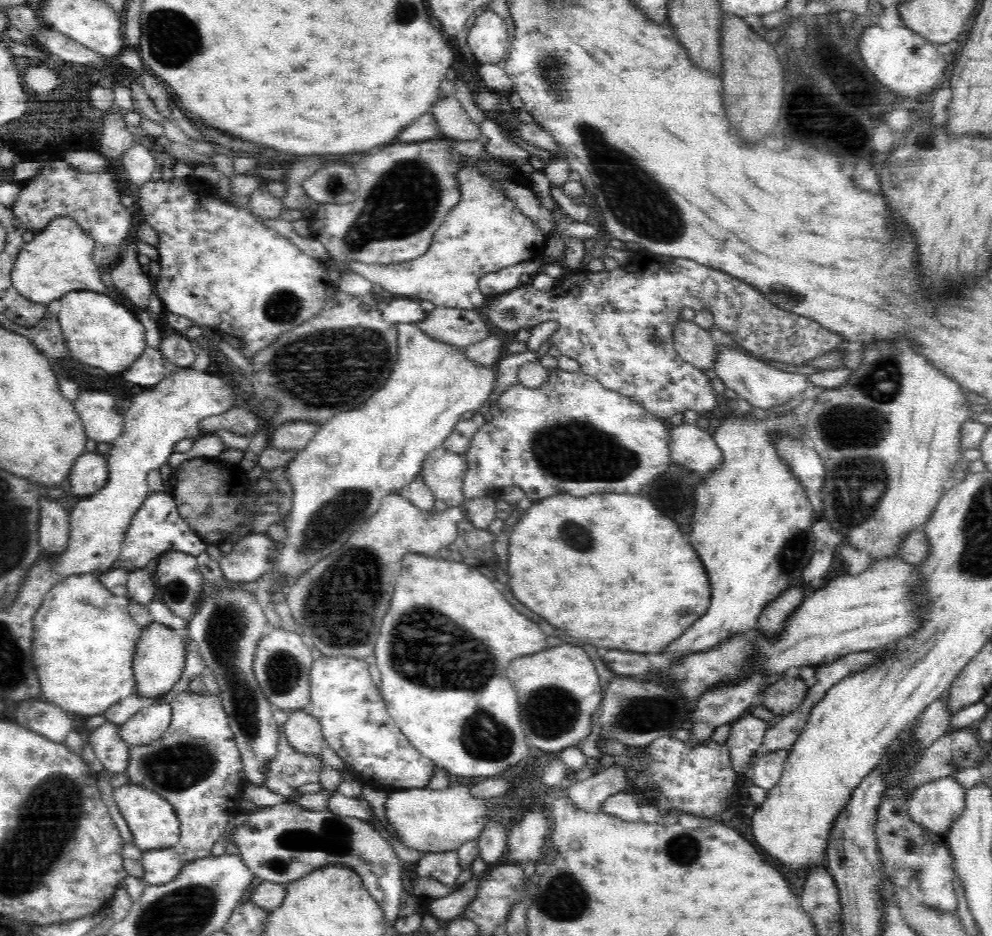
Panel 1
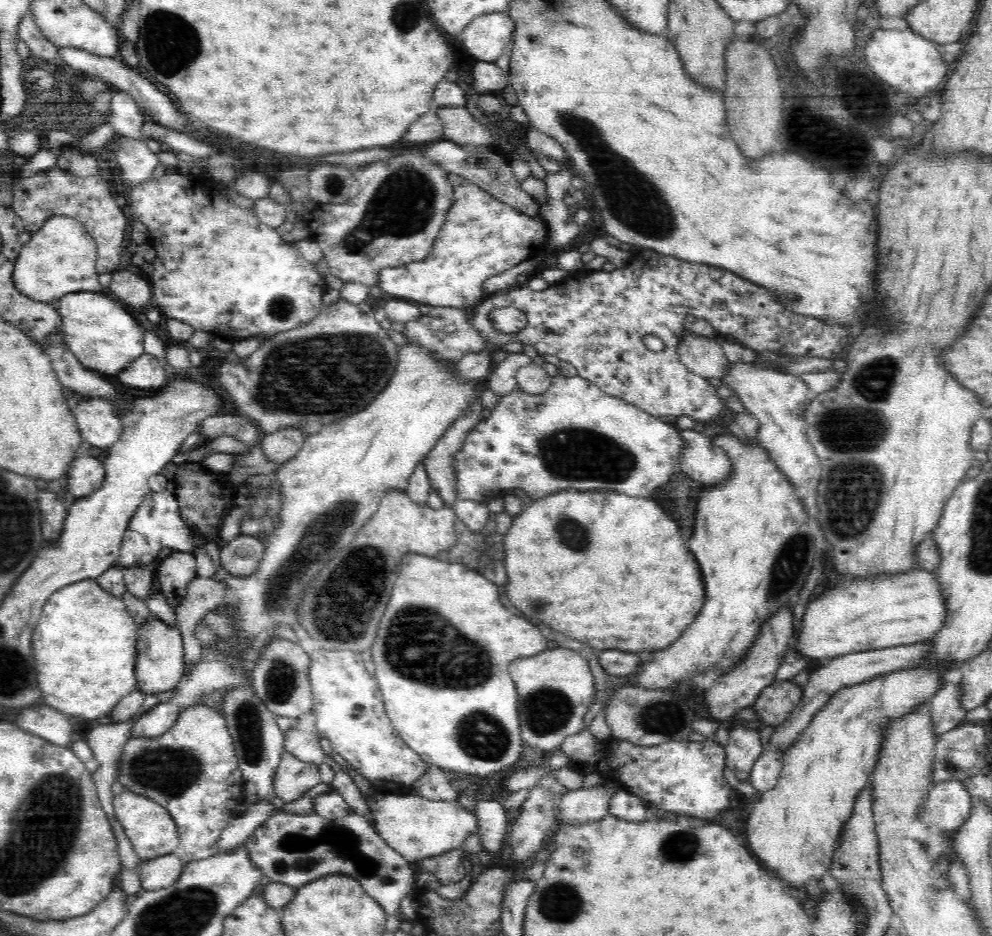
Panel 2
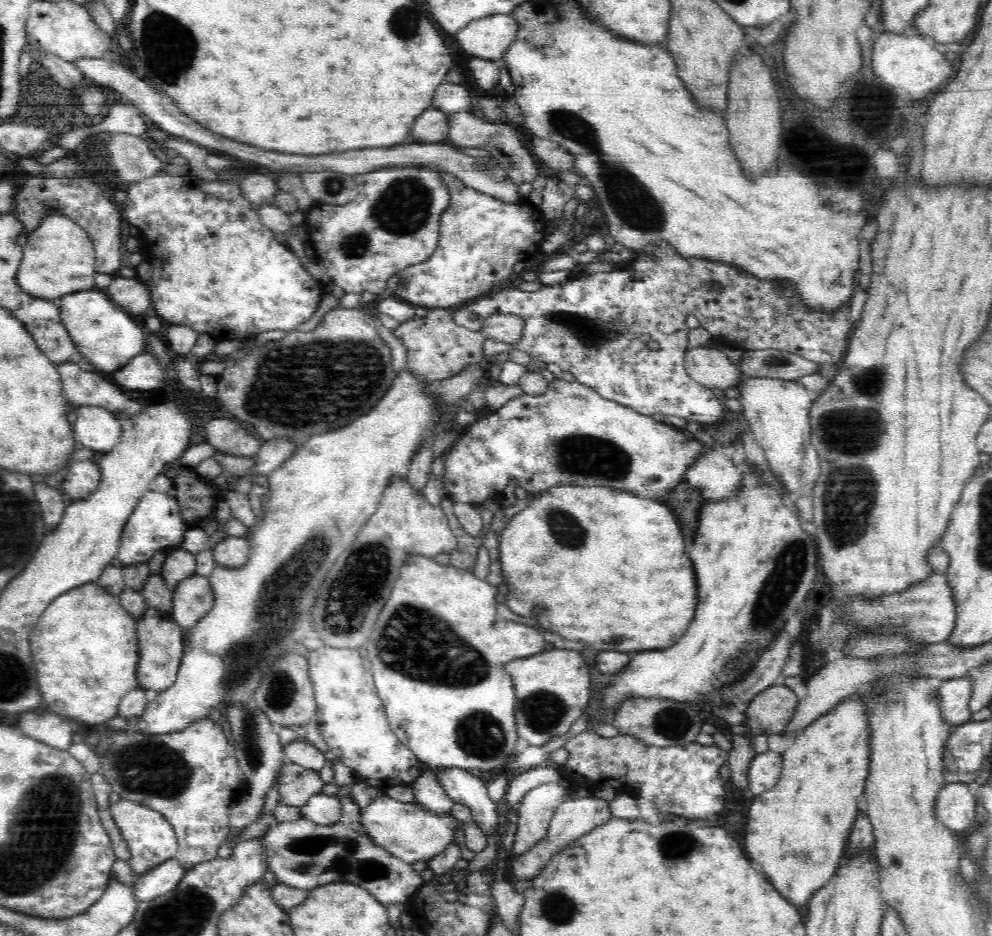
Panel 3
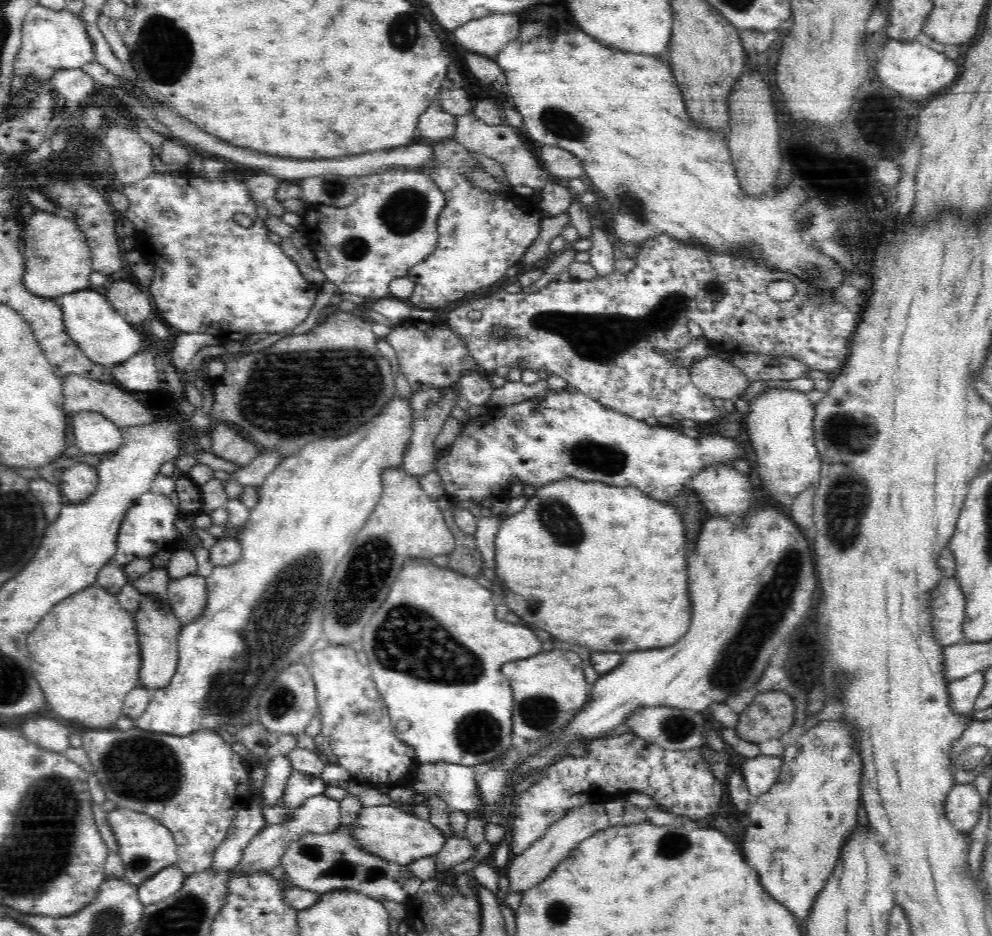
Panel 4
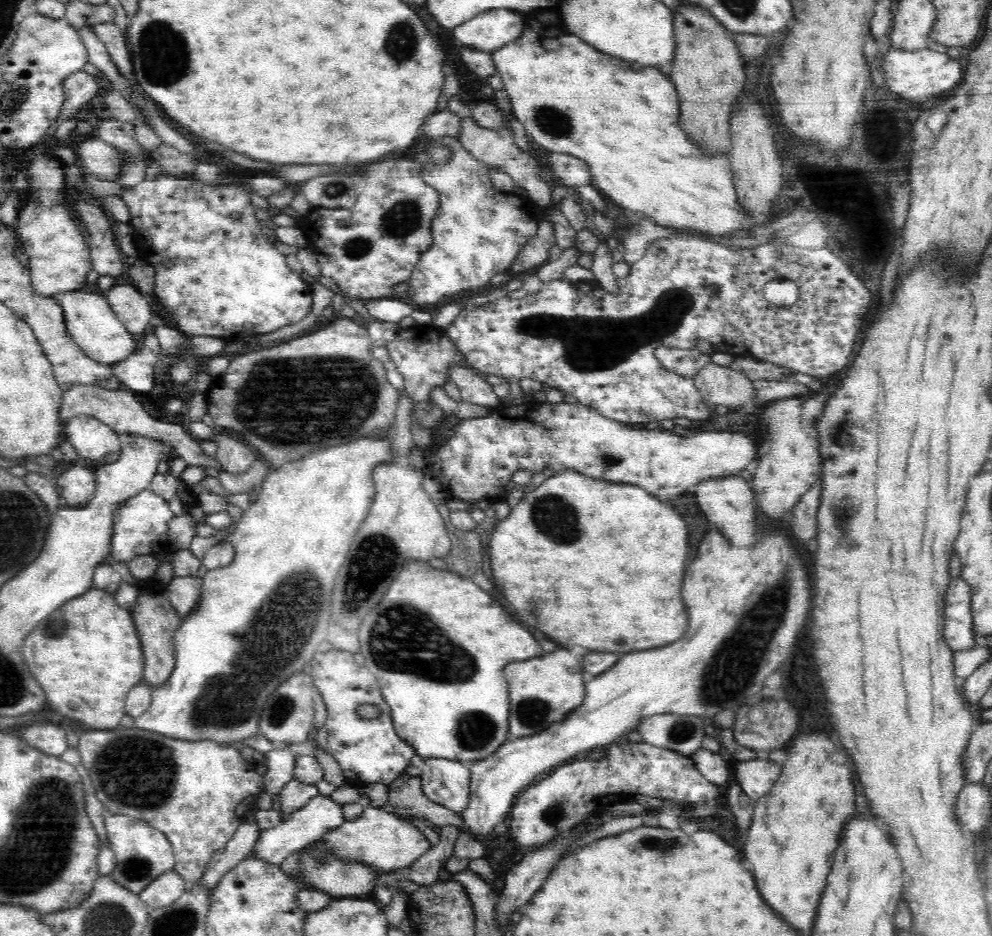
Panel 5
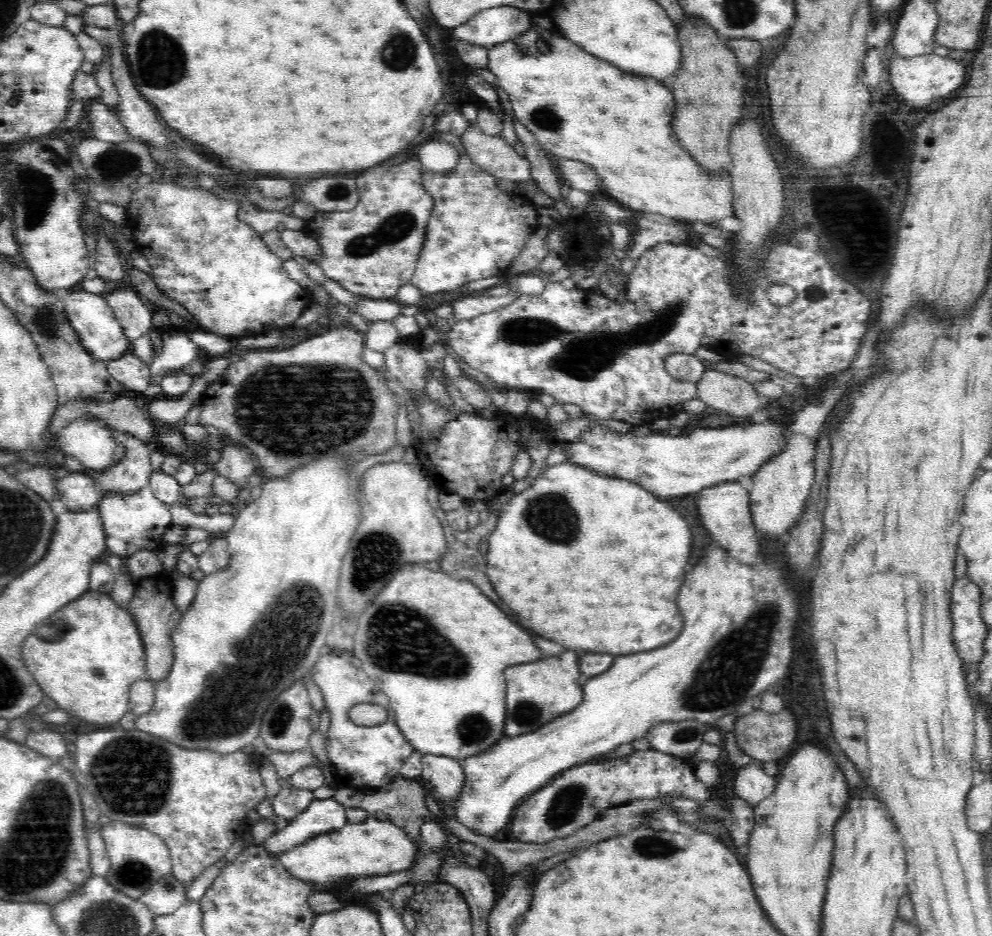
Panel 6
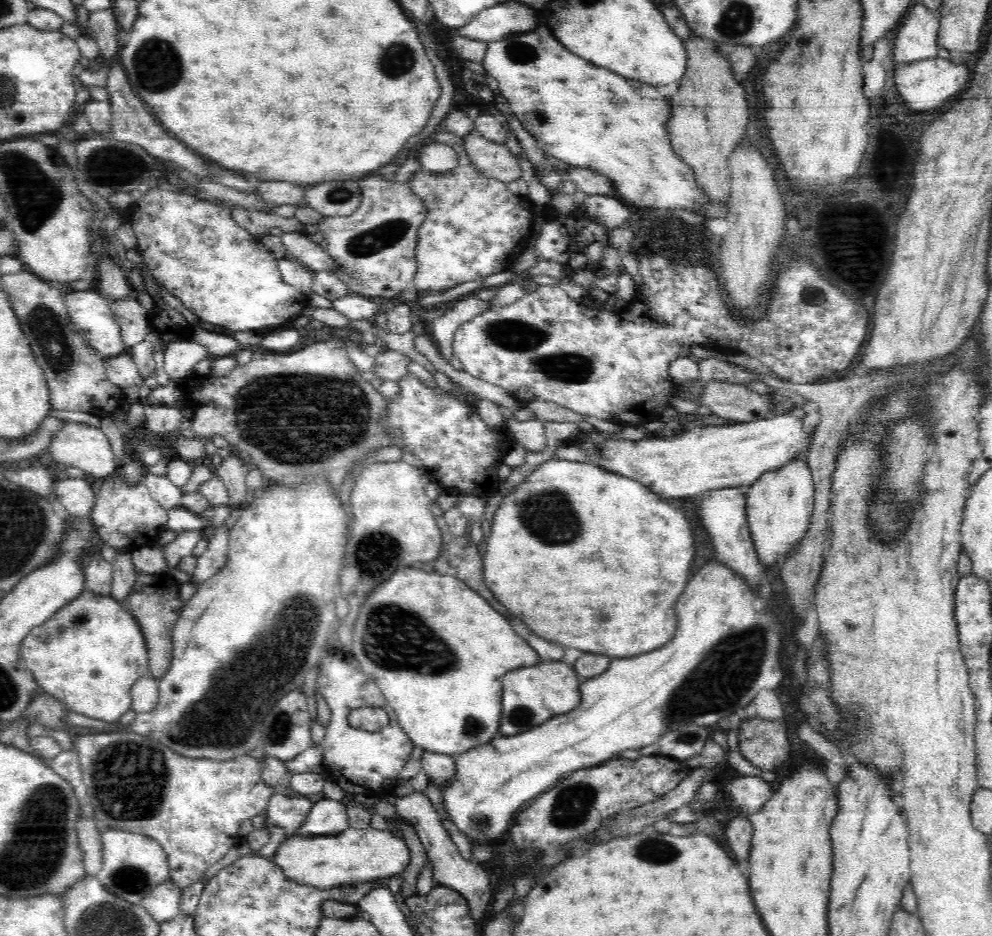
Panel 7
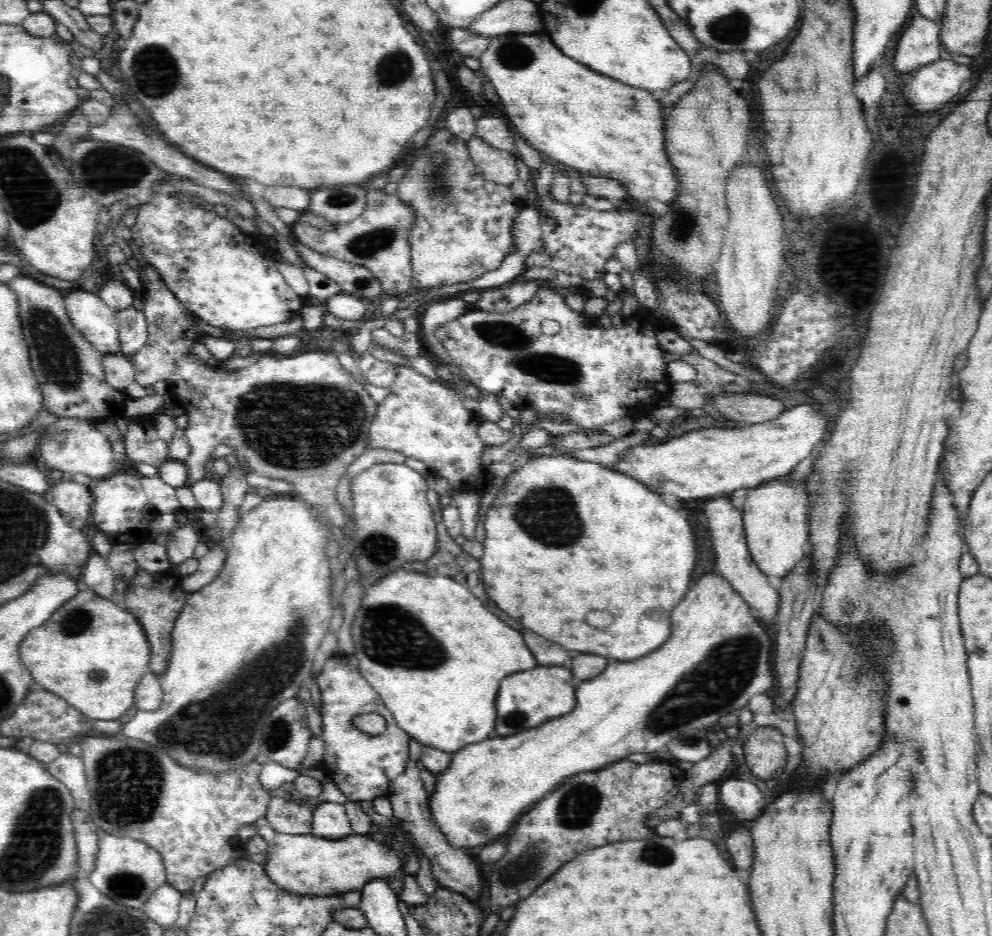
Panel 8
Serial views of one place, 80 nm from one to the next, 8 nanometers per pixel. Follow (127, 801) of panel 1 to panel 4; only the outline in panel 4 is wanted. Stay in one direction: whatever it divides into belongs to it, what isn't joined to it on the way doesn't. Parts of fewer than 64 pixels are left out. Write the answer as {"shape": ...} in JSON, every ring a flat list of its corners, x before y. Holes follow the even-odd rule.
{"shape":[[116,808,109,812,108,823,110,823,116,842,119,844,117,853,122,859,124,867,122,881,137,888,144,879,150,878,163,867,177,862,177,845,172,831,153,816,129,808]]}

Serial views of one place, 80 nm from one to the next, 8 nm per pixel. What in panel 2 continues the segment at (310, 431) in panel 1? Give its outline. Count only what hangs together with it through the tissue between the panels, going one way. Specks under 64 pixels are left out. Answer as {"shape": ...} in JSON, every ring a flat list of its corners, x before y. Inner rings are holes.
{"shape":[[297,428,278,430,274,434,262,435,259,447,264,451,267,459,274,464,282,464,290,460,308,438]]}

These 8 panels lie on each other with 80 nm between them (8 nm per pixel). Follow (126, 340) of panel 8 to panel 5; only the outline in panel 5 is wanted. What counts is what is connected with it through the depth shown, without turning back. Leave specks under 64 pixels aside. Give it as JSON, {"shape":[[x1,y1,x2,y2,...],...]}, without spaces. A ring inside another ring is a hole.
{"shape":[[132,284,114,285,112,290,100,292,110,303,117,317,121,319,126,331,132,335,144,335,150,332,152,308,148,295,142,296]]}

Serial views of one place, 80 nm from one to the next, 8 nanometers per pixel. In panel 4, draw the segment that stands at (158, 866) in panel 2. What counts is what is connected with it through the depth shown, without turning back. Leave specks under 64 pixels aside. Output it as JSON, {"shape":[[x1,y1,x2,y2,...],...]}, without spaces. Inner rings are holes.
{"shape":[[171,863,137,886,139,899,145,906,158,903,178,892,185,878,186,874,181,871,180,866]]}

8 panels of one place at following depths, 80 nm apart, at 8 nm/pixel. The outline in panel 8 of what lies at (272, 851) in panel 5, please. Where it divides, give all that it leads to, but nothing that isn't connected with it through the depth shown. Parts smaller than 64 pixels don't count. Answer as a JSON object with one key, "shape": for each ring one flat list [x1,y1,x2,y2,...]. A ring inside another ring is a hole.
{"shape":[[324,801,312,807,312,810,311,834,328,839,340,839,353,833,343,804]]}

